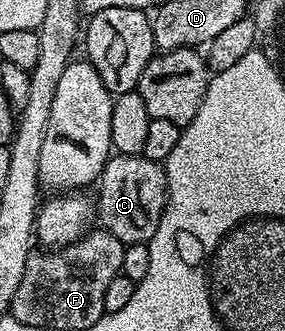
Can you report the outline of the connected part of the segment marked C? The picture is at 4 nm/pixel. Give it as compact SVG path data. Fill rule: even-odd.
M114 153L107 159L102 174L98 176L97 187L97 222L102 222L99 224L124 245L149 244L160 225L160 217L166 208L165 166L141 154L121 155Z

